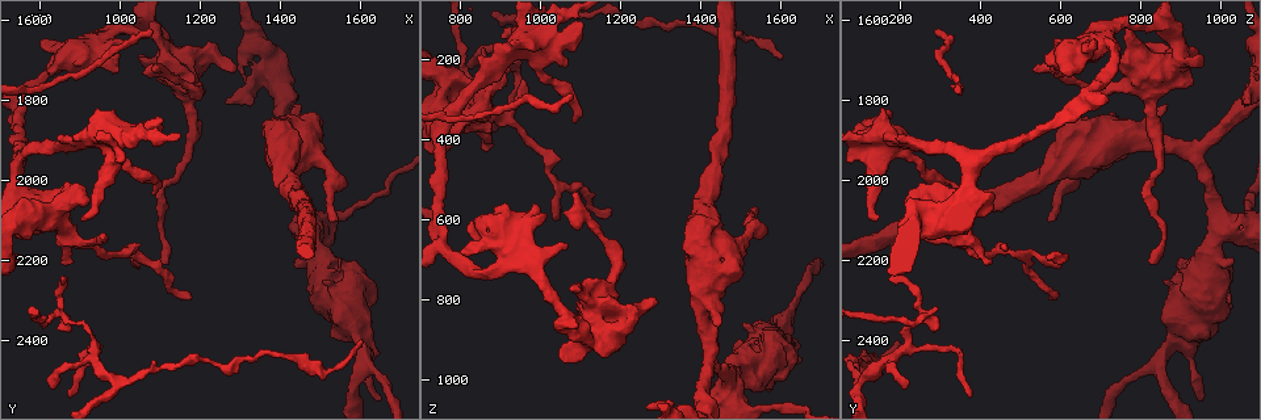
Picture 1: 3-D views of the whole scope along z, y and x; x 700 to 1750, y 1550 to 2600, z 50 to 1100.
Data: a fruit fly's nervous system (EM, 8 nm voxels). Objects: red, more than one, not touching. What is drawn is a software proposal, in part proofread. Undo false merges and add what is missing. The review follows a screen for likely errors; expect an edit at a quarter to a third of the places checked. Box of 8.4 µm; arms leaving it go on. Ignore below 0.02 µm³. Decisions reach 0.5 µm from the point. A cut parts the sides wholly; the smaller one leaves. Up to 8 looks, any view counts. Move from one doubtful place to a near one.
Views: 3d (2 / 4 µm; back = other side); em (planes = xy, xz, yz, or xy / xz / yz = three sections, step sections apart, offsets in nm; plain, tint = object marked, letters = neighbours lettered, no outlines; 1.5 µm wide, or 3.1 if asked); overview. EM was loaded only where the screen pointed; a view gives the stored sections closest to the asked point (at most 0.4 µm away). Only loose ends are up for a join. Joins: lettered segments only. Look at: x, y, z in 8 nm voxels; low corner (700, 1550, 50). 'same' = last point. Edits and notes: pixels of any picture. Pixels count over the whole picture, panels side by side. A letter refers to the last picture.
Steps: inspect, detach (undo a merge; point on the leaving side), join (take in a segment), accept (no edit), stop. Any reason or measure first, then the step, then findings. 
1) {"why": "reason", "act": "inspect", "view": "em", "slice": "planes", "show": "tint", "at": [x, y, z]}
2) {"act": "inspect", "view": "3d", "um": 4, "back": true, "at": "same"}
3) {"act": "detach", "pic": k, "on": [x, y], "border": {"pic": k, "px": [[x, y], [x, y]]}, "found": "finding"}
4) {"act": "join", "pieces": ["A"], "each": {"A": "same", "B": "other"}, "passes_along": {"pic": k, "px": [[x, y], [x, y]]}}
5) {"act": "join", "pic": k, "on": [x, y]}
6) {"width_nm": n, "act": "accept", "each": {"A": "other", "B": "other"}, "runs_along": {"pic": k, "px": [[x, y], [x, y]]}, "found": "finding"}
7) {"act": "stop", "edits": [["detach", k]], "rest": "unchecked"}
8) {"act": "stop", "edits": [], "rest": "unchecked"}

{"why": "thin end", "act": "inspect", "view": "3d", "um": 2, "at": [1120, 2205, 825]}

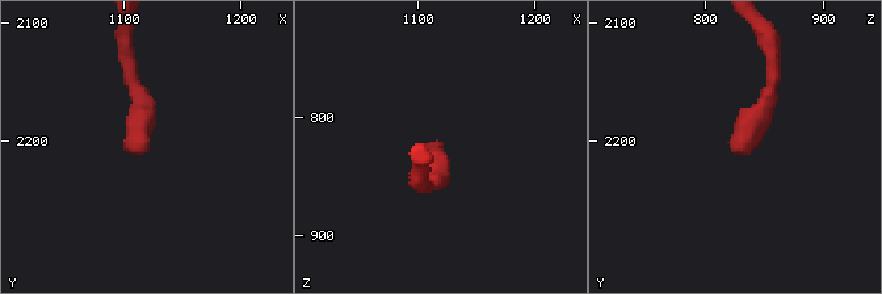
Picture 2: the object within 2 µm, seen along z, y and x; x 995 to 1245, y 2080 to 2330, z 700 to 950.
{"act": "inspect", "view": "em", "slice": "planes", "show": "letters", "at": [1116, 2208, 820]}

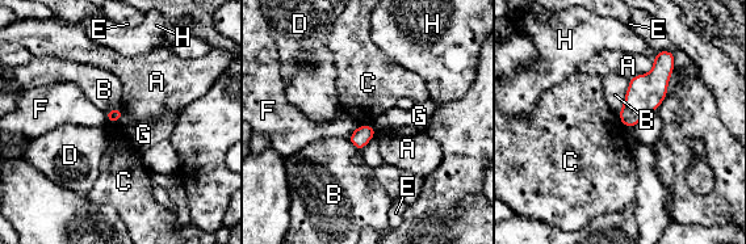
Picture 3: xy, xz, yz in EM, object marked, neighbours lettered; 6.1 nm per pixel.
{"act": "accept", "each": {"A": "other", "B": "other", "C": "other", "D": "other", "E": "other", "F": "other", "G": "other", "H": "other"}, "border": {"pic": 3, "px": [[107, 121], [116, 121], [118, 123]]}, "found": "no lettered segment goes on from it"}

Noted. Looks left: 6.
{"act": "inspect", "view": "3d", "um": 2, "at": [855, 2245, 175]}

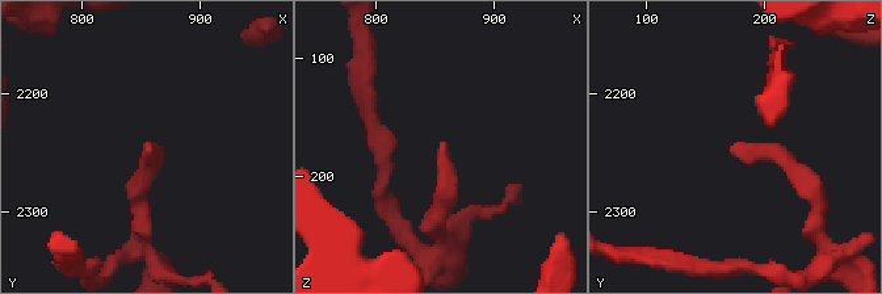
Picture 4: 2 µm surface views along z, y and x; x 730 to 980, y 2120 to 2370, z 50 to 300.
{"why": "now the EM", "act": "inspect", "view": "em", "slice": "xz", "step": 8, "show": "letters", "at": [856, 2242, 172]}

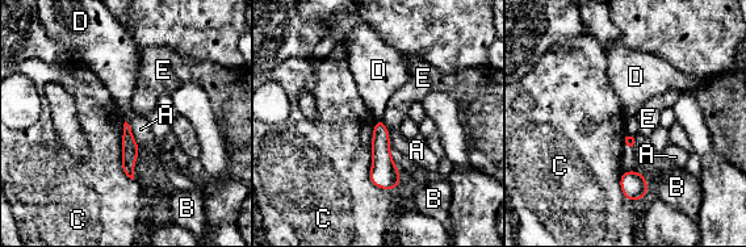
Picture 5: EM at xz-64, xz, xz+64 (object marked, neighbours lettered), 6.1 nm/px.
{"longest_contact_nm": ["C", 460], "act": "accept", "each": {"A": "other", "B": "other", "C": "other", "D": "other", "E": "other"}, "runs_along": {"pic": 5, "px": [[126, 128], [130, 174]]}, "found": "no lettered segment goes on from it"}

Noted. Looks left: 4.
{"why": "thick turns thin", "act": "inspect", "view": "3d", "um": 2, "at": [965, 2005, 130]}

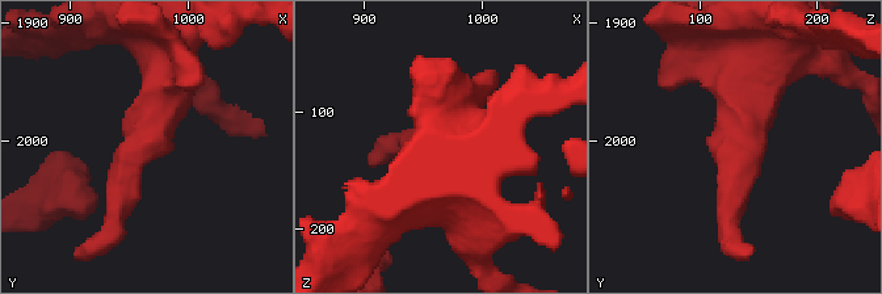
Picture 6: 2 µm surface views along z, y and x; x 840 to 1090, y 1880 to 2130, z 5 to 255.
{"act": "inspect", "view": "em", "slice": "planes", "show": "plain", "at": [962, 2004, 136]}

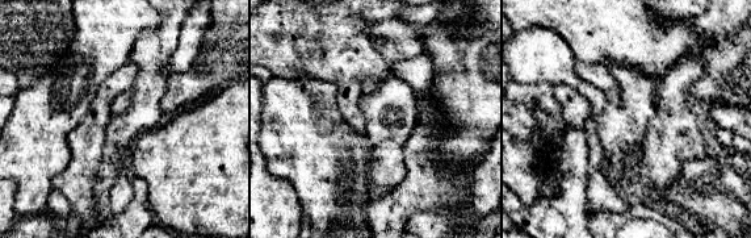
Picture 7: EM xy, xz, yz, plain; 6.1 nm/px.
{"act": "inspect", "view": "em", "slice": "planes", "show": "letters", "at": "same"}

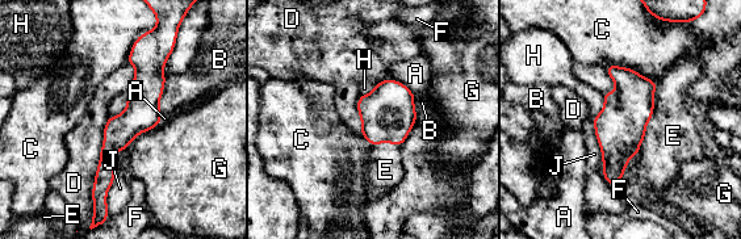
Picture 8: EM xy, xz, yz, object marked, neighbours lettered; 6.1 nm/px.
{"act": "accept", "each": {"A": "other", "B": "other", "C": "other", "D": "other", "E": "other", "F": "other", "G": "other", "H": "other", "J": "other"}, "runs_along": {"pic": 8, "px": [[141, 43], [143, 107], [108, 150], [104, 188]]}, "found": "continuous, no second neuron"}

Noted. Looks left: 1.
{"act": "stop", "edits": [], "rest": "unchecked"}

